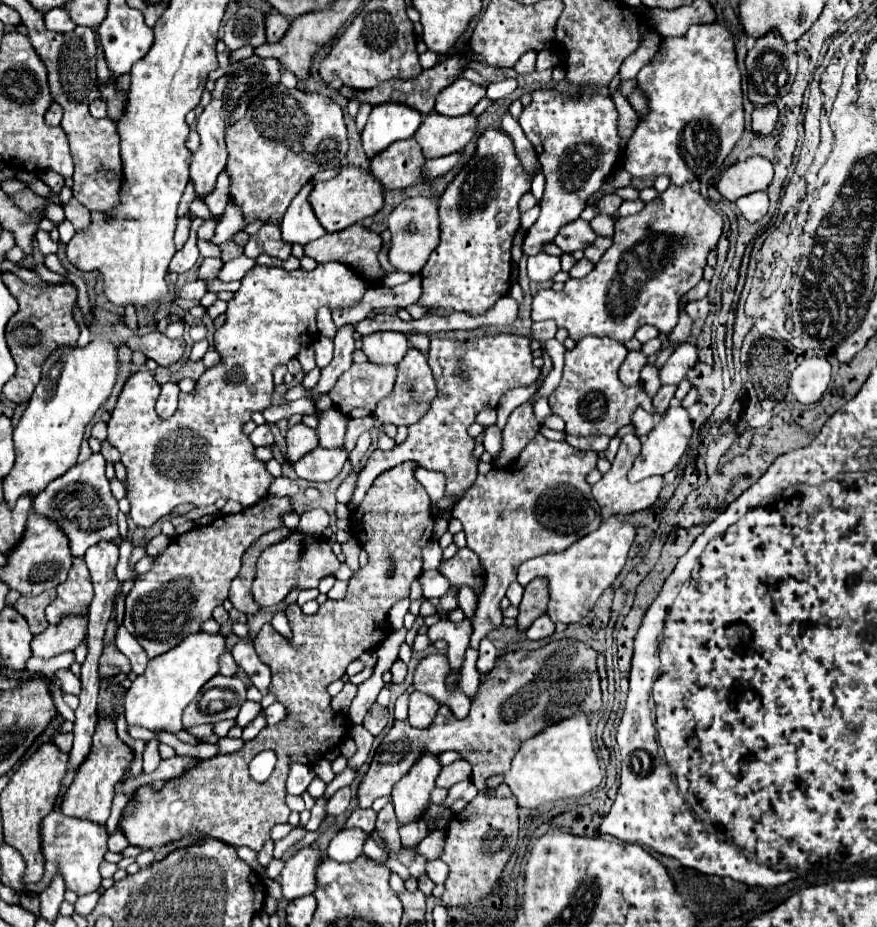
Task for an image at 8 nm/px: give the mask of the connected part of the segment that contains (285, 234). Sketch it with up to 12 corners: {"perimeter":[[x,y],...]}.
{"perimeter":[[306,184],[280,222],[282,238],[308,244],[326,234],[308,196]]}

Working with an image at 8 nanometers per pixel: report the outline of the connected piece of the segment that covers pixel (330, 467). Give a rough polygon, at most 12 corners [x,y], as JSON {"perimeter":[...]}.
{"perimeter":[[314,448],[294,464],[298,478],[332,480],[348,460],[344,448]]}

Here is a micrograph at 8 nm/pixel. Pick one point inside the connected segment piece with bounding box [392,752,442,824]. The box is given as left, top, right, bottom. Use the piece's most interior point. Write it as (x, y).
(411, 793)

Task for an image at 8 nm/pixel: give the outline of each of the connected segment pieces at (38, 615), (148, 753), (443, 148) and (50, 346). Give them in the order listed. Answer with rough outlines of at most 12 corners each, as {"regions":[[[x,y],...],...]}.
{"regions":[[[56,590],[40,596],[20,596],[14,608],[26,618],[30,632],[44,632],[44,608]],[[158,738],[146,742],[144,768],[150,774],[162,760],[158,752]],[[472,114],[424,116],[416,142],[424,158],[460,152],[476,130]],[[2,280],[18,300],[6,344],[18,366],[4,396],[26,404],[44,358],[76,346],[72,284]]]}

